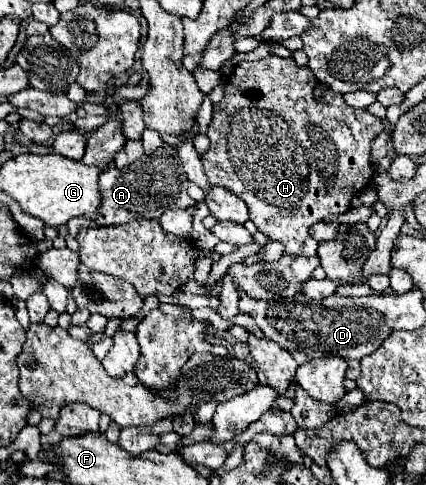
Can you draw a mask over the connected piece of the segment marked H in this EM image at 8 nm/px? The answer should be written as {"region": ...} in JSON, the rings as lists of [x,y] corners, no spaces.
{"region":[[[269,55],[265,59],[259,59],[259,61],[251,61],[251,63],[243,61],[243,63],[239,63],[233,69],[229,81],[225,83],[225,97],[219,103],[213,105],[213,119],[211,119],[209,129],[207,129],[207,137],[211,139],[211,145],[201,155],[203,169],[205,169],[205,175],[209,179],[209,183],[227,185],[233,193],[237,193],[247,203],[249,219],[255,223],[257,231],[265,233],[269,237],[269,241],[283,243],[285,245],[285,255],[291,255],[291,257],[313,257],[313,255],[317,255],[317,241],[311,239],[311,235],[307,233],[309,227],[313,223],[317,223],[317,221],[323,221],[323,217],[347,213],[351,209],[351,199],[357,193],[361,193],[365,189],[365,185],[371,183],[371,179],[375,175],[373,163],[371,163],[371,143],[383,131],[383,123],[381,123],[381,119],[377,115],[369,113],[367,109],[355,109],[355,107],[347,105],[343,95],[335,93],[333,89],[329,93],[325,93],[323,101],[317,101],[315,99],[315,85],[317,85],[317,79],[311,73],[311,69],[309,67],[299,67],[293,59],[281,59],[277,55]]]}

